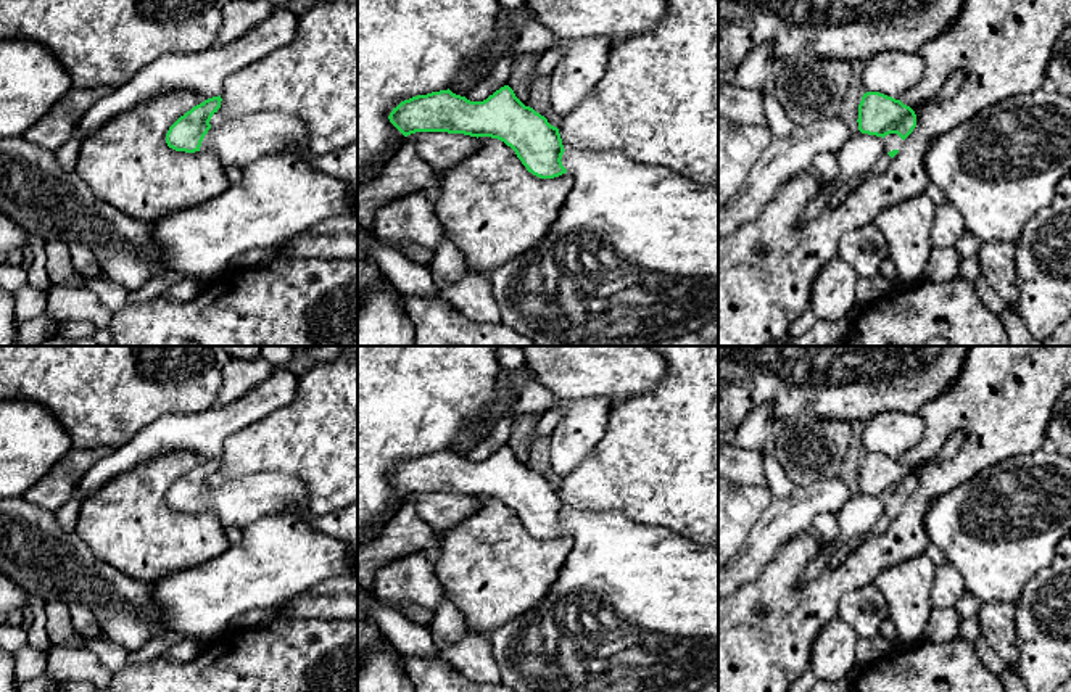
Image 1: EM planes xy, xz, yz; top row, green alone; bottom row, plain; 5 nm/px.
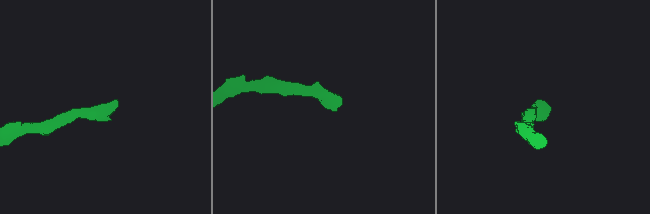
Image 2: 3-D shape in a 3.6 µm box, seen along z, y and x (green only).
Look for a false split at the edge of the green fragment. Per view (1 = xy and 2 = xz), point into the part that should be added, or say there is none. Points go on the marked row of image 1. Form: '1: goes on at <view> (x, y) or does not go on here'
1: goes on at xy (239, 142)
2: goes on at xz (632, 258)

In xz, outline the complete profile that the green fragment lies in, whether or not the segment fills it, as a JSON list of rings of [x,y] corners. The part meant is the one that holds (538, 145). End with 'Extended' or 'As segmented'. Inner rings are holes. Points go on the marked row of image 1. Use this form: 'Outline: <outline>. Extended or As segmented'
Outline: [[[509,85],[483,101],[470,101],[448,90],[401,101],[388,116],[404,135],[448,132],[491,137],[511,146],[528,172],[554,179],[569,172],[575,185],[543,240],[488,275],[501,322],[536,346],[647,346],[699,332],[718,317],[718,182],[686,179],[667,166],[652,166],[622,151],[564,150],[559,129],[525,106]]]. Extended

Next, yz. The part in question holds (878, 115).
Outline: [[[866,92],[858,105],[858,130],[884,138],[884,151],[894,158],[902,142],[916,127],[915,111],[900,100],[879,92]]]. Extended

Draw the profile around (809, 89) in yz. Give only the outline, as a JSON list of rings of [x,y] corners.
[[[791,56],[776,68],[773,95],[794,126],[839,117],[852,77],[847,61]]]

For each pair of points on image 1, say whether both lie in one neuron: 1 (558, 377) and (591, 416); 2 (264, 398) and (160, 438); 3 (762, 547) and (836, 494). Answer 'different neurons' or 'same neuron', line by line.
1: different neurons
2: same neuron
3: same neuron

